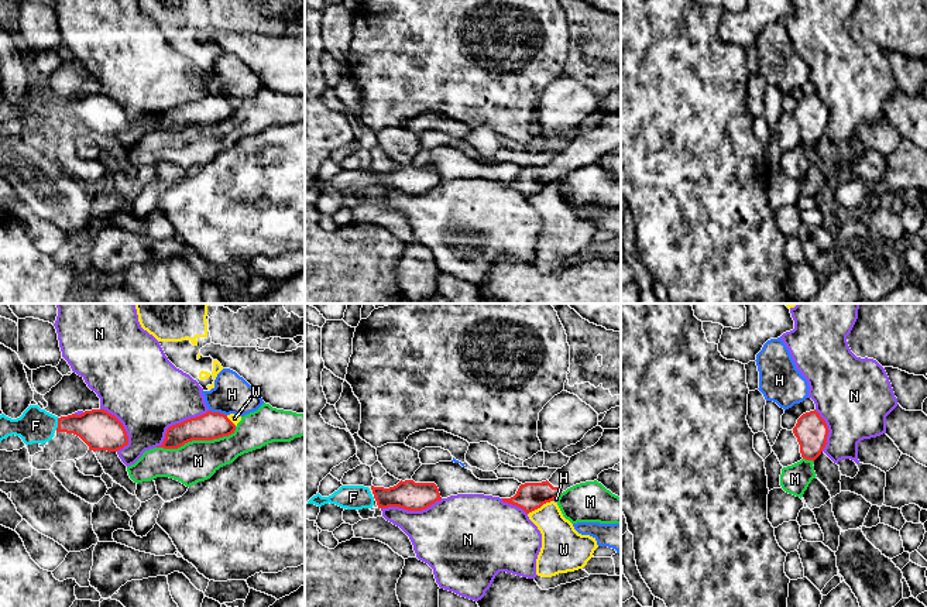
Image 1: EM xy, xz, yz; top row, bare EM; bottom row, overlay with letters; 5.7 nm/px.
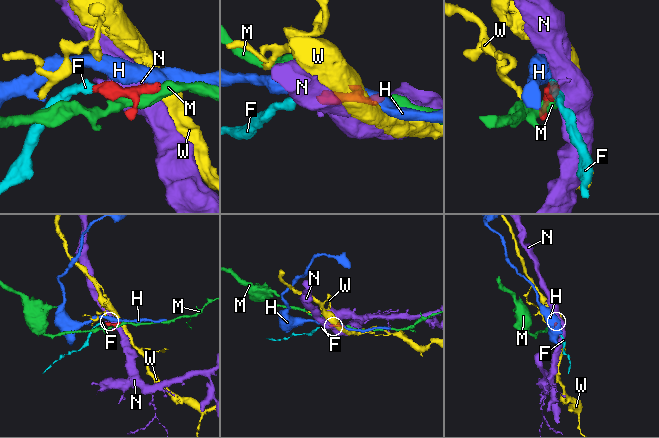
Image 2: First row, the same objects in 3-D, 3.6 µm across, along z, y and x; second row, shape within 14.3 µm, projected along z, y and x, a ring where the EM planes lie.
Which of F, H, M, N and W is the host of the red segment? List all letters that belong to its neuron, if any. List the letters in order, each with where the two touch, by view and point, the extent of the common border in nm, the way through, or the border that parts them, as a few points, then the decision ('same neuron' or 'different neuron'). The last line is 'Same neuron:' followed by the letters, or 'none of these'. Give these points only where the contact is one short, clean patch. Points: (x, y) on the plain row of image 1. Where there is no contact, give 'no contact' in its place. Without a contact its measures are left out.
F: xy (58, 107) | 70 nm | across xy (100, 115), (88, 109), (58, 107), (35, 109) | same neuron
H: xy (217, 96) | 110 nm | along xy (209, 93), (226, 99) | different neuron
M: xy (196, 123) | 480 nm | different neuron
N: xy (177, 107) | 360 nm | different neuron
W: xz (539, 191) | 170 nm | along xz (552, 184), (528, 198) | different neuron
Same neuron: F

